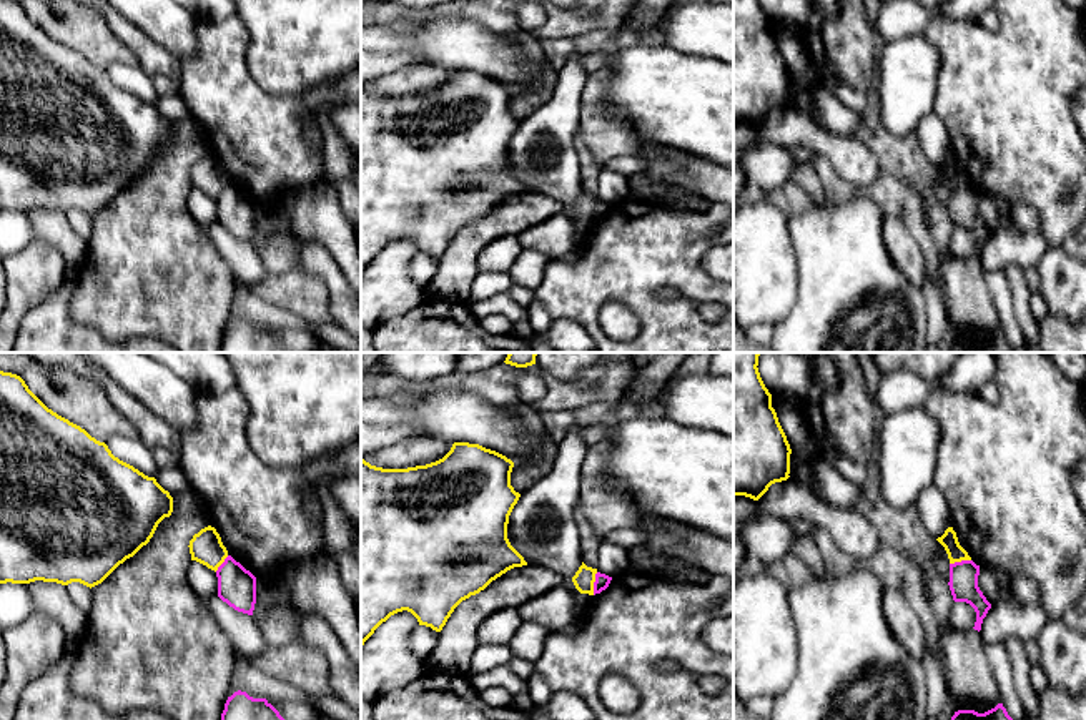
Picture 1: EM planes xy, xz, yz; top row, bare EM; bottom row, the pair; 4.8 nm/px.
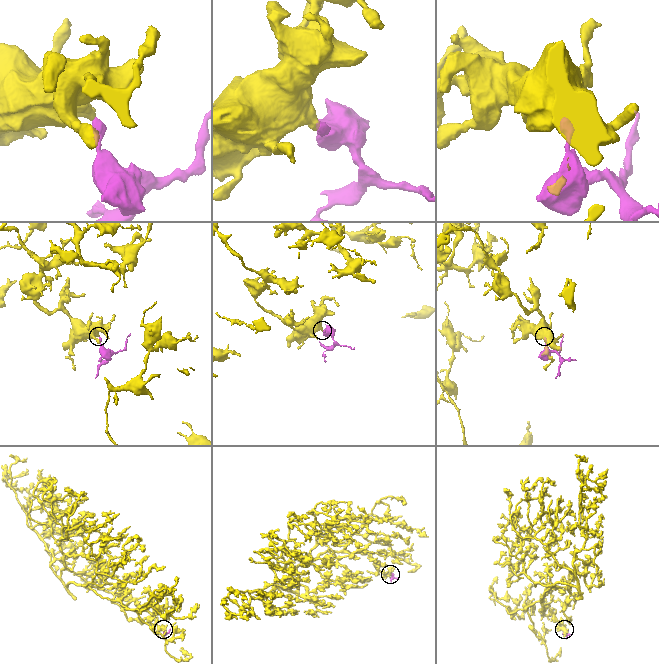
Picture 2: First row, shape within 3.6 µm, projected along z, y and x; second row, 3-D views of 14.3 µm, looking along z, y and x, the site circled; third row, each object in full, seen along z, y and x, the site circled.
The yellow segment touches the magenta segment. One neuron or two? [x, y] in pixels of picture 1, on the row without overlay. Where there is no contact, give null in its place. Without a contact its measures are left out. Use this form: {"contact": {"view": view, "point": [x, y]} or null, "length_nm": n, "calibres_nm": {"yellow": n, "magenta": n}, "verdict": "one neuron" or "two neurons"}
{"contact": {"view": "xz", "point": [592, 212]}, "length_nm": 110, "calibres_nm": {"yellow": 100, "magenta": 70}, "verdict": "two neurons"}

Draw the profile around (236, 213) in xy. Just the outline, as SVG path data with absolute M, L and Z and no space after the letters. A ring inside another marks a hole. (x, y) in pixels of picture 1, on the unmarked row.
M231 183L216 198L218 224L238 239L253 243L256 205Z

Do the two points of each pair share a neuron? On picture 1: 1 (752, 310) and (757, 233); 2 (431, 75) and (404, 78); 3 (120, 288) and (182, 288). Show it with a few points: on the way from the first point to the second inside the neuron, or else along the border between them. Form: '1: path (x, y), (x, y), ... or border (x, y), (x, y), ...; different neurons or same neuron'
1: path (752, 291), (752, 251); same neuron
2: path (424, 77), (411, 78); same neuron
3: path (135, 288), (167, 288); same neuron

